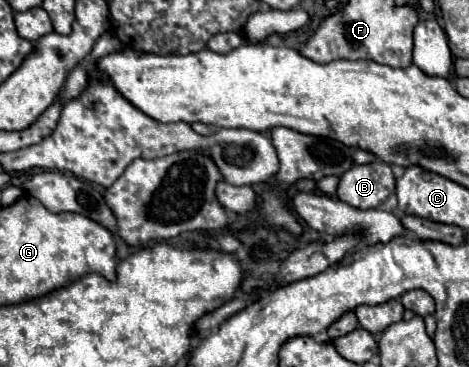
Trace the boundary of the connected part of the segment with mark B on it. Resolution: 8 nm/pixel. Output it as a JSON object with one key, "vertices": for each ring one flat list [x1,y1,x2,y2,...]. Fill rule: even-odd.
{"vertices":[[379,160,349,168,339,182,337,198,353,208,377,208,395,192,395,176,389,164]]}

